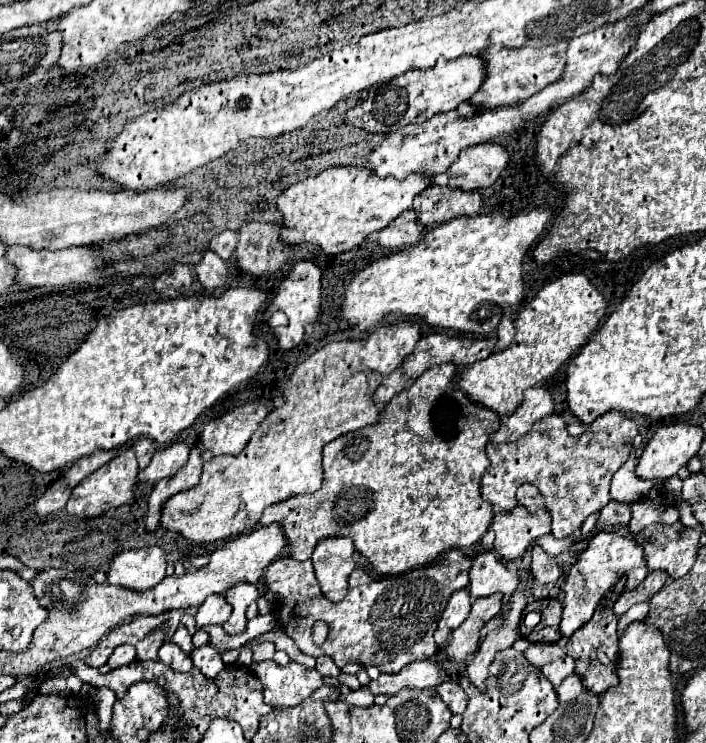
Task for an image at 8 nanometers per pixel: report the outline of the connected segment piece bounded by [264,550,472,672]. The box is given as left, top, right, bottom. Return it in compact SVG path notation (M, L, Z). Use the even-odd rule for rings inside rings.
M454 550L448 552L438 564L434 566L426 566L420 570L412 570L400 576L386 576L386 578L376 578L372 574L368 574L362 568L356 568L350 574L348 580L348 594L342 602L334 604L330 600L326 600L322 596L322 590L318 586L318 580L314 576L314 568L312 568L312 560L306 562L296 562L288 556L274 560L266 572L264 572L264 586L266 590L274 596L276 602L276 612L278 612L278 620L284 626L284 632L288 636L292 636L292 640L296 642L296 646L314 658L320 656L330 656L336 666L344 666L350 662L358 662L362 666L378 666L380 672L400 672L406 664L416 662L416 660L426 660L430 656L436 654L438 646L434 642L434 630L438 626L438 620L448 604L448 598L454 590L462 590L468 586L468 570L472 566L472 558ZM322 620L328 624L328 636L324 640L322 646L316 646L312 640L312 628L314 624Z

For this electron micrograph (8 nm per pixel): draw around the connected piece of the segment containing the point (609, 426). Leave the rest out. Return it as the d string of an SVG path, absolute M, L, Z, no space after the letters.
M606 412L598 416L582 436L570 436L560 416L550 414L538 420L530 432L510 444L486 444L490 458L488 470L480 480L480 494L492 506L512 510L518 505L516 490L528 482L536 486L544 498L544 508L552 516L554 538L572 534L592 512L602 510L610 502L610 480L628 460L638 426L622 412Z

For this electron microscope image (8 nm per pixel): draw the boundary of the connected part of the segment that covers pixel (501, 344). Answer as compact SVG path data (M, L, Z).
M504 312L502 316L502 322L496 326L496 334L498 334L498 342L494 346L494 350L504 350L516 336L514 332L514 326L512 326L512 318L510 318L510 312Z

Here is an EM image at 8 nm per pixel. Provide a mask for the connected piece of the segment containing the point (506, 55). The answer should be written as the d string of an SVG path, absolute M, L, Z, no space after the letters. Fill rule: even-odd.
M566 42L550 44L544 48L506 48L502 44L492 44L484 48L478 56L486 62L486 78L480 90L470 98L474 104L482 106L502 106L502 104L514 104L520 100L526 100L546 88L548 84L560 80L560 74L564 70L564 56L566 56Z

